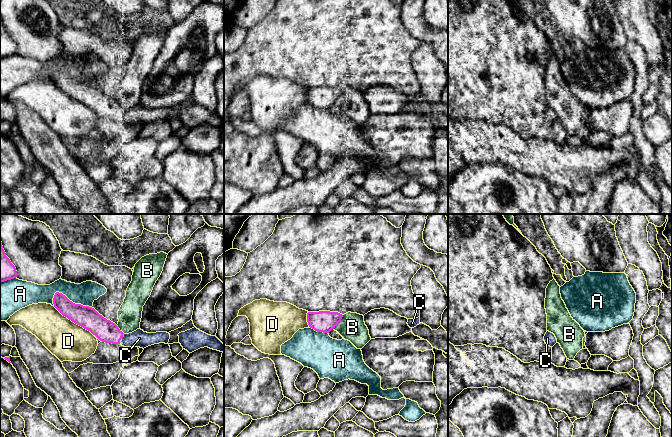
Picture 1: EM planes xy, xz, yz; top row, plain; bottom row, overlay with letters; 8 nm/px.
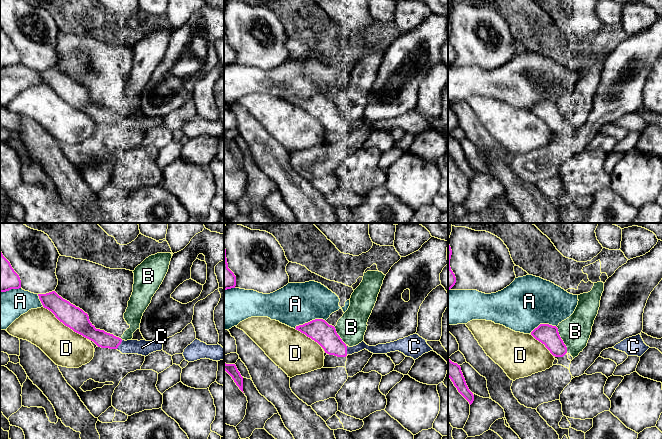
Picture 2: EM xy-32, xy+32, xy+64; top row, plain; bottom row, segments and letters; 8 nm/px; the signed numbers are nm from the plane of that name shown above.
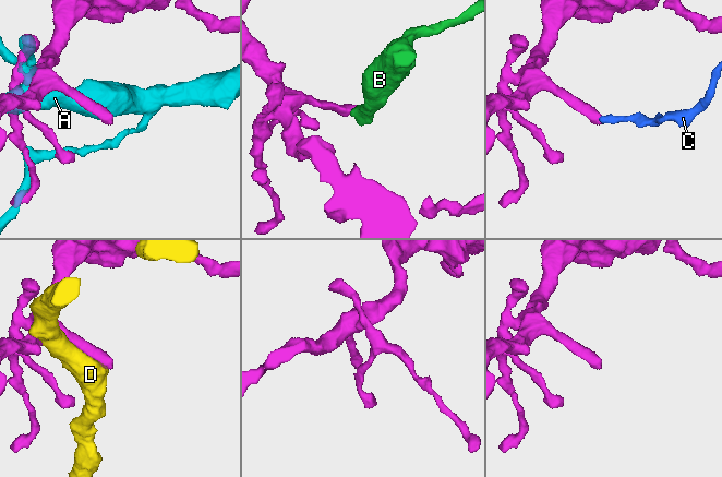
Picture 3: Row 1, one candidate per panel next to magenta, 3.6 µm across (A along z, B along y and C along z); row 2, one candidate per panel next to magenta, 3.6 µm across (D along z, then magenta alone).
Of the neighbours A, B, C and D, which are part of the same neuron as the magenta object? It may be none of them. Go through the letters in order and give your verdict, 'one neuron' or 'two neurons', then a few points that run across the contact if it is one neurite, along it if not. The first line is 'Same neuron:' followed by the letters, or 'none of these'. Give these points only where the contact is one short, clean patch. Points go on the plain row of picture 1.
Same neuron: C
A: two neurons
B: two neurons
C: one neuron
D: two neurons

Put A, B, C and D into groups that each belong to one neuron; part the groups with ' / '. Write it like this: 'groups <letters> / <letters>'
groups A / B / C / D

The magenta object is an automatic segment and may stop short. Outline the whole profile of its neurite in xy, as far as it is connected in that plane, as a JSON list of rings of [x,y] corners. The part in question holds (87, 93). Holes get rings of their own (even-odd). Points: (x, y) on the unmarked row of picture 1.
[[[59,68],[55,69],[53,80],[63,92],[90,107],[105,119],[144,125],[154,120],[168,120],[170,115],[170,110],[167,108],[147,109],[140,104],[132,109],[124,110],[115,99],[104,94],[94,84],[75,80]]]

